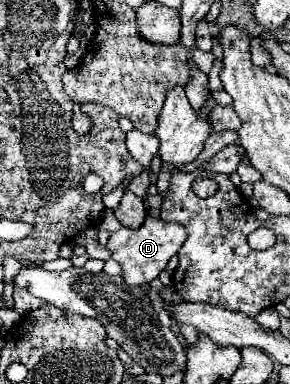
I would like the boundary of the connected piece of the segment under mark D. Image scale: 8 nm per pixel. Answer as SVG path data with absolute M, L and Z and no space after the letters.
M148 215L146 221L142 223L142 227L138 227L138 229L122 227L120 231L112 233L106 243L106 249L110 249L112 257L120 263L120 267L124 271L124 281L128 285L138 287L142 283L150 283L152 279L156 279L160 275L162 269L166 269L170 257L174 257L178 253L184 239L186 239L186 231L182 225L166 223L162 219Z

